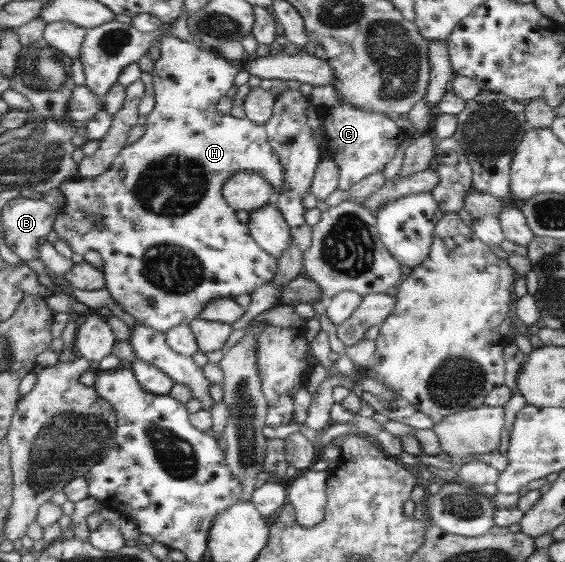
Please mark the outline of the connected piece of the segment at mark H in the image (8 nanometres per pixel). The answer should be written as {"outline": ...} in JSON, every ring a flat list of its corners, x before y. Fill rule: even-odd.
{"outline":[[167,34,162,39,159,48,160,58,156,60,156,65,152,72,156,105,153,112,146,117,146,133,137,142,128,144,123,148,105,174,92,179,82,178,81,176,68,178,61,184,60,189,65,195,67,206,63,208,63,212,58,212,54,228,58,239,67,241,77,255,84,256,90,251,99,251,104,262,106,288,109,289,117,304,137,321,166,333,174,326,179,326,180,324,190,325,193,321,199,319,200,314,209,302,222,298,233,298,234,296,241,296,241,294,249,295,251,292,255,292,259,286,263,286,263,284,267,284,267,282,271,282,277,277,280,270,277,257,267,254,252,238,247,224,239,222,237,211,224,198,224,186,229,178,235,176,239,171,255,172,272,183,277,190,275,192,275,198,277,198,279,190,286,186,286,174,279,155,273,150,272,143,268,141,266,125,254,123,247,117,235,118,230,114,225,115,217,112,219,100,235,86,235,78,237,78,237,74,242,69,239,63,230,61,223,56,221,57,214,49,204,48,202,45,196,46,170,34]]}

